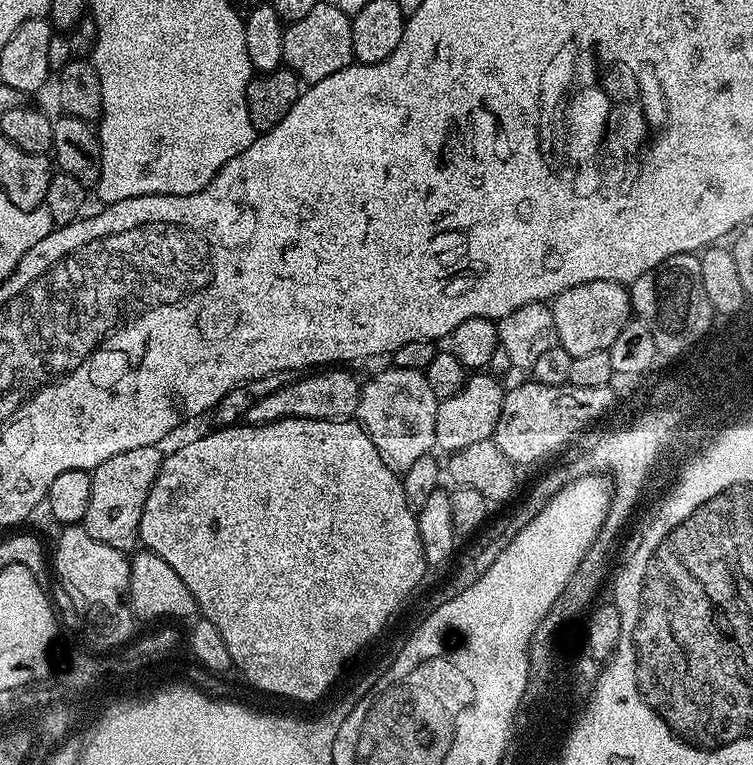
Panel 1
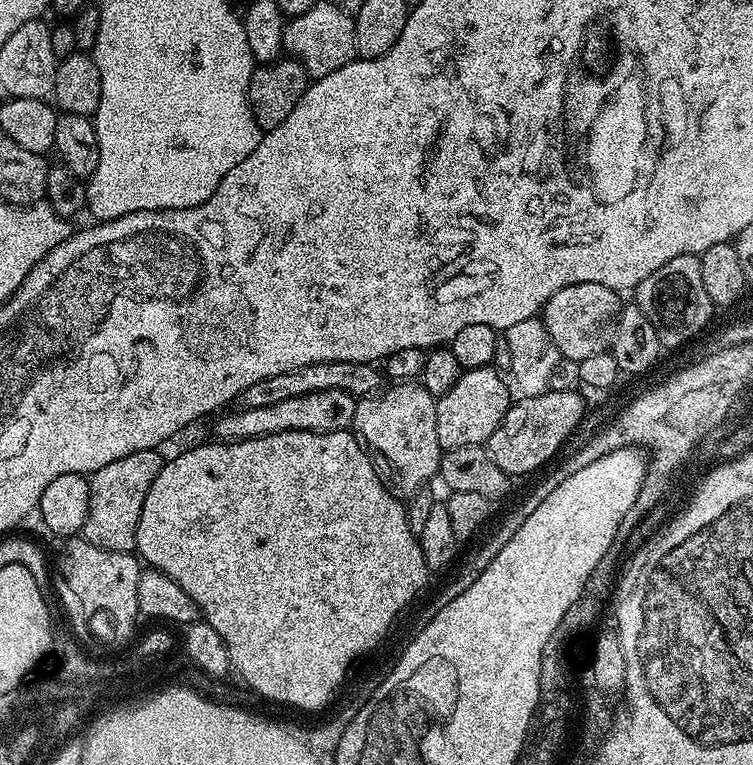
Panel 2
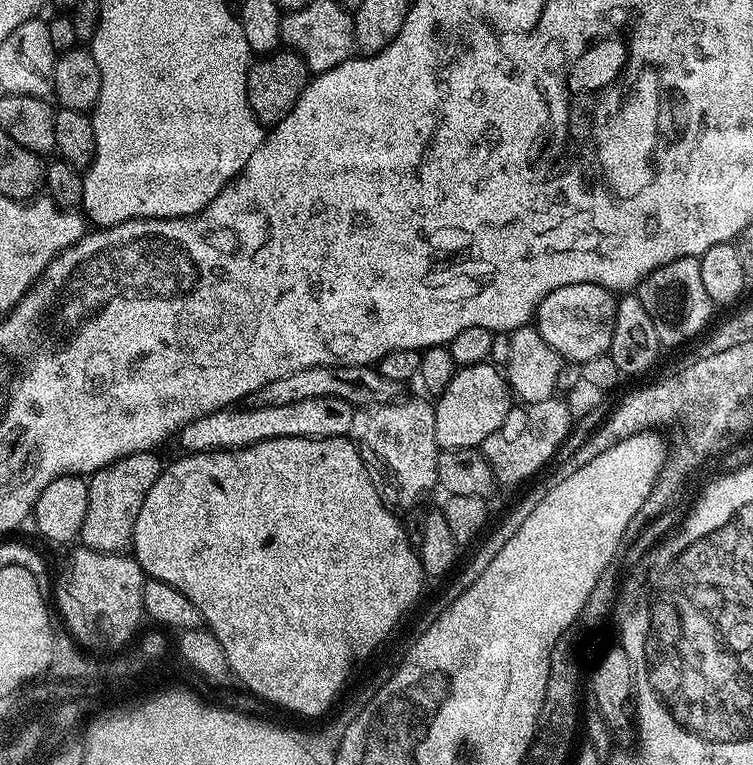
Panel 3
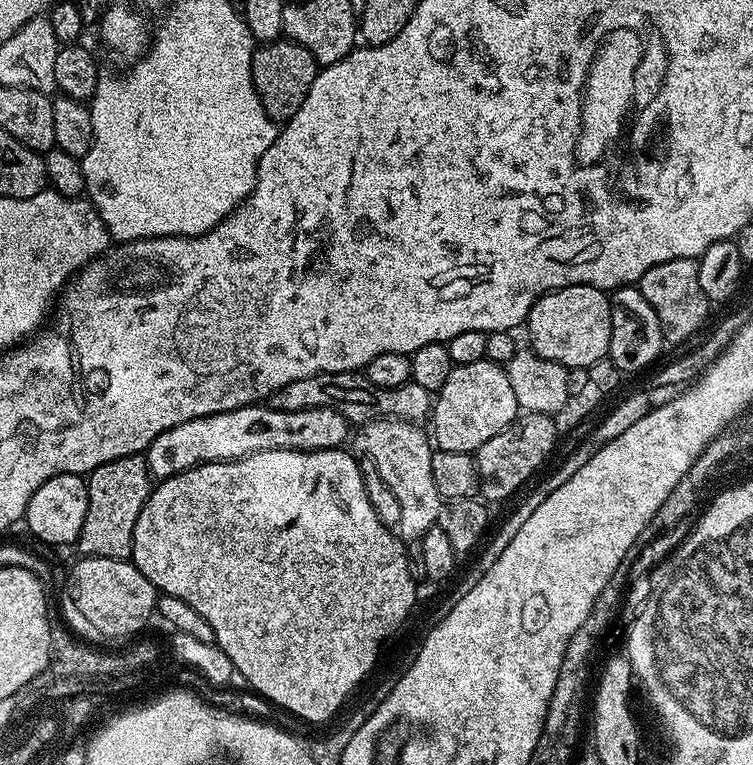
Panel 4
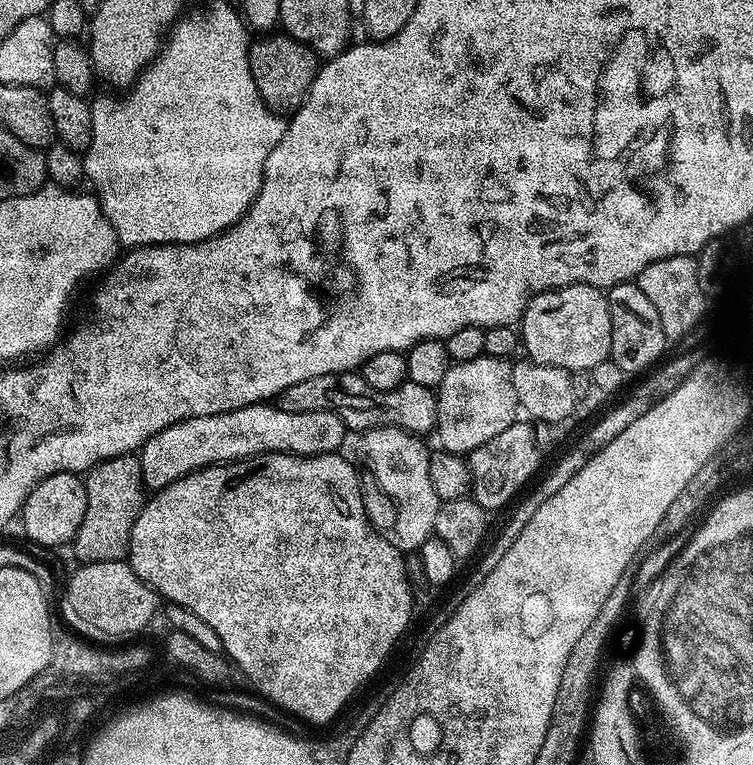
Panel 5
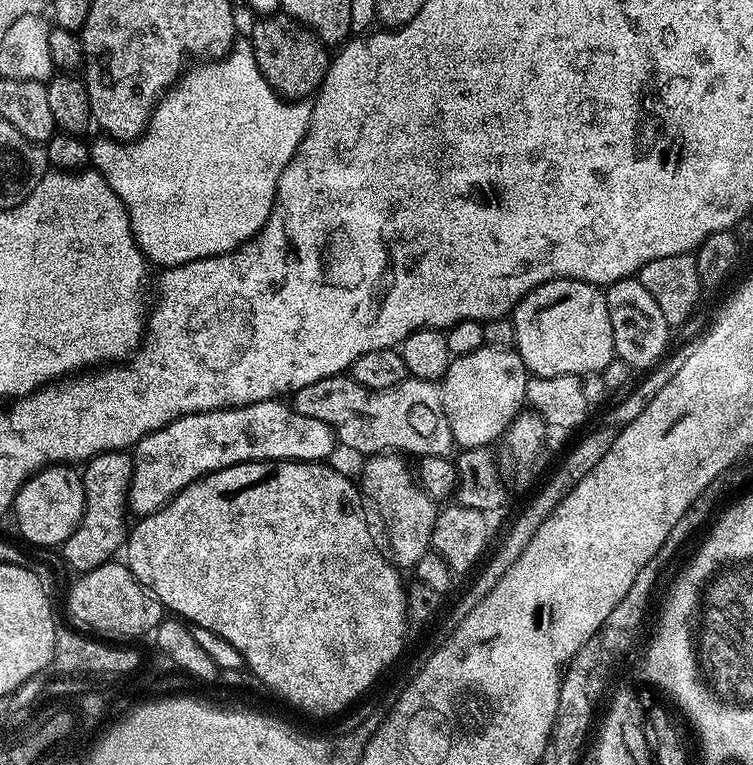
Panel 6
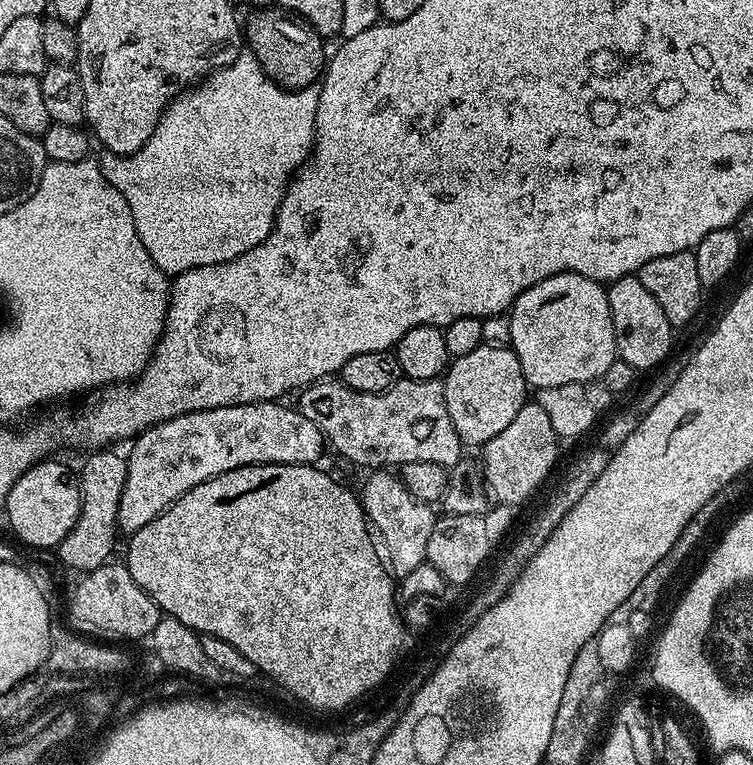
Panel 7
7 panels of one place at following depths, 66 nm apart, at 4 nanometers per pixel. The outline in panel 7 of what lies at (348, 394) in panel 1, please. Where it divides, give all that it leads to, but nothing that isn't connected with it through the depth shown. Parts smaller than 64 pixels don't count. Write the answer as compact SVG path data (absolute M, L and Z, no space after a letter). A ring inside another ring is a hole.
M265 402L262 404L239 404L238 406L226 406L225 408L215 408L214 410L202 410L201 412L184 412L180 416L175 416L169 420L164 420L161 424L155 424L153 428L148 428L145 432L141 432L135 437L134 443L131 445L132 453L127 453L128 469L126 470L126 486L122 490L122 502L119 506L118 525L119 531L125 534L131 534L142 530L142 526L146 526L150 522L154 522L154 518L160 513L165 512L179 496L184 492L189 492L195 484L206 482L210 478L214 478L223 472L229 472L235 468L241 468L247 464L310 464L315 465L316 460L323 454L326 449L326 441L324 435L320 433L320 428L314 426L314 422L310 422L310 418L306 418L295 407L283 408L280 402Z

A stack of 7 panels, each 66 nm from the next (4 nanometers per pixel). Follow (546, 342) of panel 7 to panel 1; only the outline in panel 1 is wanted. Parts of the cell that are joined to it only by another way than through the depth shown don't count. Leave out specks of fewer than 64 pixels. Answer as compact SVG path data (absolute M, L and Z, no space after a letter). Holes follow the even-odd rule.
M609 280L574 286L551 301L550 307L558 344L573 358L582 354L608 351L614 338L622 334L622 326L626 326L634 316L629 289L625 285Z

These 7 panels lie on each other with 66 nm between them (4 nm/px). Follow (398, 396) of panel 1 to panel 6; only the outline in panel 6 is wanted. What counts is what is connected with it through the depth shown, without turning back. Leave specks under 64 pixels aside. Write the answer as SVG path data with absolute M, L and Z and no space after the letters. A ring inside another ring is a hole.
M394 452L375 453L362 470L360 488L363 495L376 504L388 524L393 561L402 568L414 568L424 553L431 549L437 503L421 487L403 455Z

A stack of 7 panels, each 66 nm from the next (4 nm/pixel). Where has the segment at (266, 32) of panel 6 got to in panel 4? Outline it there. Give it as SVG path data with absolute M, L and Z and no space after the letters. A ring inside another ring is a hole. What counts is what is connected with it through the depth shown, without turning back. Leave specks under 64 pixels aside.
M287 38L261 43L252 53L254 90L268 117L277 122L286 122L291 116L298 114L298 106L306 102L306 94L310 94L310 86L314 86L317 71L314 54L310 54L306 46Z

